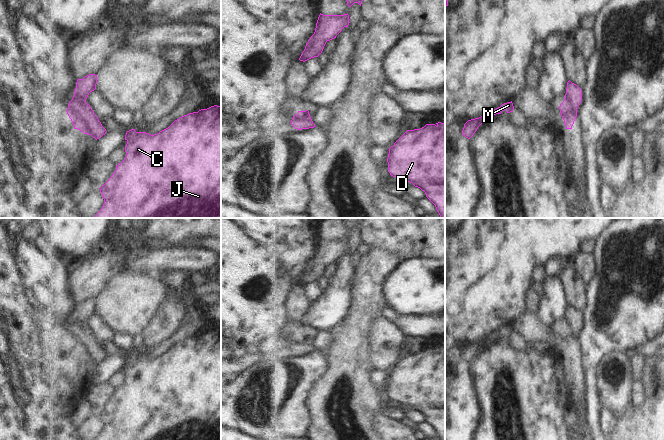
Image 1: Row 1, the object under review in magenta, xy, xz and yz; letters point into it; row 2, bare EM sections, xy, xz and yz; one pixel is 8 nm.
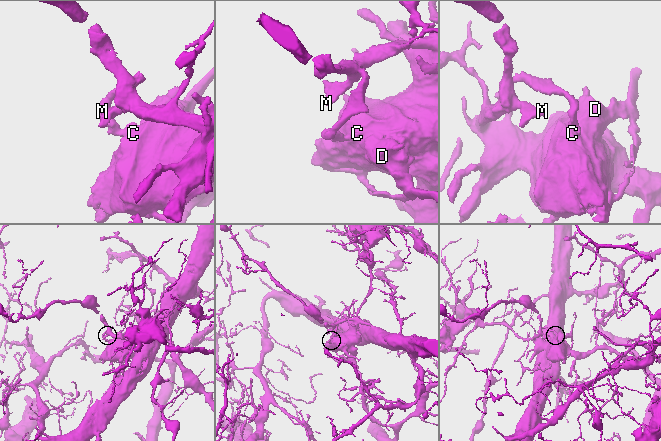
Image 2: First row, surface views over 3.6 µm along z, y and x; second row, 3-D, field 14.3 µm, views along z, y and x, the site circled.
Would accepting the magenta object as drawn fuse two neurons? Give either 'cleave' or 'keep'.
cleave

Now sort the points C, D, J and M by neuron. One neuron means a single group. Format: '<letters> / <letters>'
C D J / M

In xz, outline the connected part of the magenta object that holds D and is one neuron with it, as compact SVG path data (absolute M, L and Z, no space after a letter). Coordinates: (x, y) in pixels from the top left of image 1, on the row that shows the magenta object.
M445 123L426 124L420 129L407 130L389 148L387 162L391 176L424 191L440 217L445 218Z

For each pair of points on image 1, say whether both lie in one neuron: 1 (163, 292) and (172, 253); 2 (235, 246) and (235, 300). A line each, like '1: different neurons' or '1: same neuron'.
1: different neurons
2: same neuron

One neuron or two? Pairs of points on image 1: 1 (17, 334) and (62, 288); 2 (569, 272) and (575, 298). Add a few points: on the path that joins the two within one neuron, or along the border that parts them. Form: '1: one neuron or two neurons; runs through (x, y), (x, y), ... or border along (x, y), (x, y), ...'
1: two neurons; border along (24, 294), (27, 304), (36, 314), (58, 322)
2: one neuron; runs through (570, 278), (575, 292)

